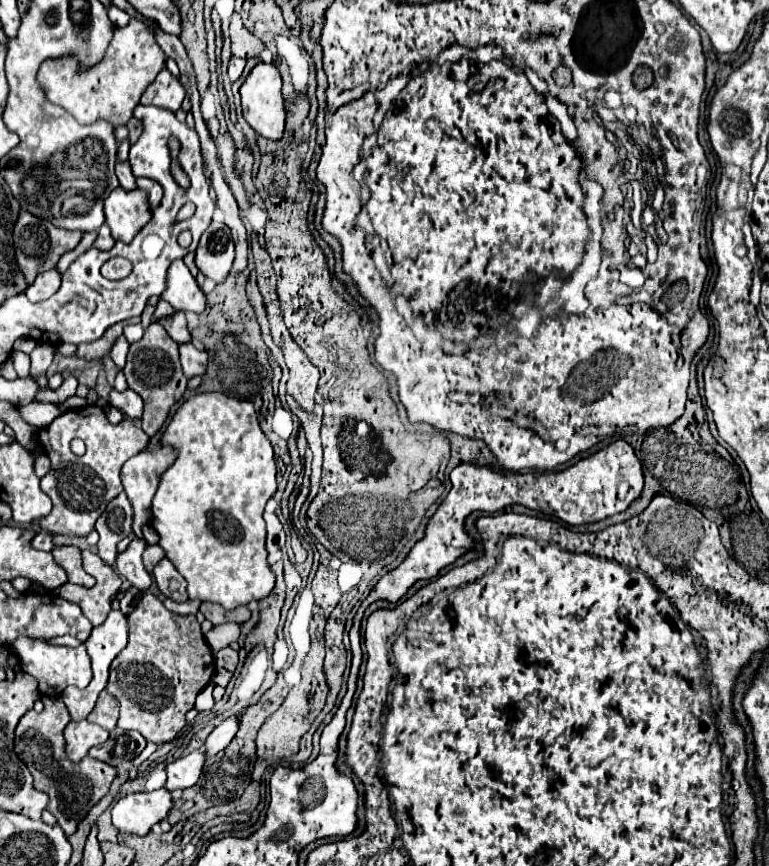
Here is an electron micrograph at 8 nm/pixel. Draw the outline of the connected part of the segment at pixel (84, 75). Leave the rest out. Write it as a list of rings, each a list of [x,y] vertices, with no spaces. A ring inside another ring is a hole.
[[[131,19],[127,27],[115,29],[113,41],[99,65],[81,71],[73,57],[51,59],[40,65],[37,79],[44,88],[47,100],[61,105],[79,123],[107,119],[115,127],[119,127],[131,119],[133,109],[143,95],[143,89],[157,77],[163,67],[165,53],[157,45],[153,31],[145,23]]]

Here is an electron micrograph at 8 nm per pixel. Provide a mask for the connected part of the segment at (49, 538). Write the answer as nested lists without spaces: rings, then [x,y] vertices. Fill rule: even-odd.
[[[41,531],[35,539],[33,539],[33,545],[35,549],[41,549],[41,551],[51,551],[55,545],[53,545],[53,535],[47,533],[47,531]]]

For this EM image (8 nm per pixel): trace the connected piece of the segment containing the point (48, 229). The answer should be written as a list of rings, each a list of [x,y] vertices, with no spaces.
[[[21,209],[19,219],[15,223],[15,257],[19,261],[19,267],[23,267],[27,283],[33,283],[39,273],[53,269],[63,253],[67,253],[79,245],[81,237],[83,237],[81,231],[67,231],[67,229],[55,227],[49,221],[41,221],[35,215],[31,215],[29,211]]]

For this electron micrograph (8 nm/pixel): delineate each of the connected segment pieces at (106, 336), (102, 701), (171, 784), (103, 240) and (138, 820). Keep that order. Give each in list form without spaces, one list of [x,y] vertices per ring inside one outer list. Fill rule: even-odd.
[[[131,317],[127,321],[121,321],[119,325],[111,325],[111,329],[107,329],[107,333],[103,333],[103,337],[99,341],[79,345],[77,355],[79,357],[85,357],[85,359],[101,359],[103,355],[107,355],[111,351],[115,339],[123,333],[123,327],[129,325],[129,323],[139,323],[139,321],[141,321],[141,317]]]
[[[101,691],[97,705],[87,715],[87,721],[97,723],[107,731],[113,731],[117,725],[117,717],[119,717],[119,701],[115,697],[111,697],[107,691]]]
[[[203,749],[199,751],[193,751],[173,763],[167,765],[167,789],[169,791],[175,791],[175,789],[187,789],[187,787],[193,787],[199,777],[201,777],[201,771],[203,771],[203,763],[205,763],[207,755]]]
[[[104,223],[101,226],[101,229],[99,229],[99,235],[97,235],[97,239],[95,239],[93,245],[95,245],[97,249],[103,249],[103,251],[107,251],[107,249],[111,249],[111,247],[115,245],[115,239],[113,239],[106,223]]]
[[[157,789],[151,793],[131,793],[113,805],[113,825],[119,831],[147,835],[151,827],[163,821],[173,807],[171,793]]]

